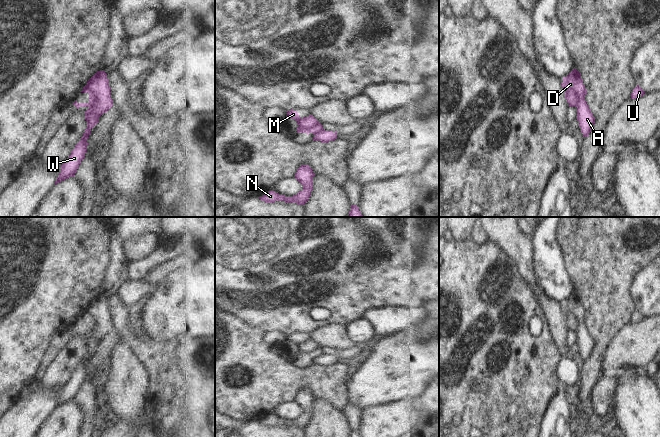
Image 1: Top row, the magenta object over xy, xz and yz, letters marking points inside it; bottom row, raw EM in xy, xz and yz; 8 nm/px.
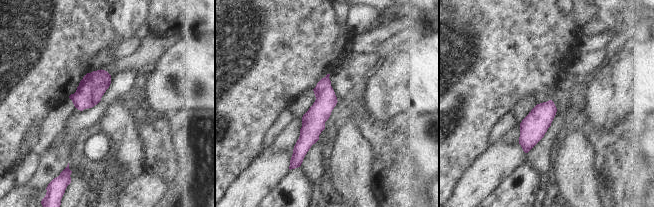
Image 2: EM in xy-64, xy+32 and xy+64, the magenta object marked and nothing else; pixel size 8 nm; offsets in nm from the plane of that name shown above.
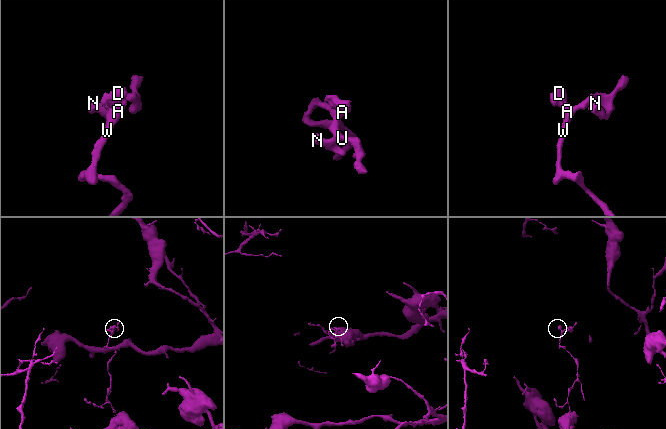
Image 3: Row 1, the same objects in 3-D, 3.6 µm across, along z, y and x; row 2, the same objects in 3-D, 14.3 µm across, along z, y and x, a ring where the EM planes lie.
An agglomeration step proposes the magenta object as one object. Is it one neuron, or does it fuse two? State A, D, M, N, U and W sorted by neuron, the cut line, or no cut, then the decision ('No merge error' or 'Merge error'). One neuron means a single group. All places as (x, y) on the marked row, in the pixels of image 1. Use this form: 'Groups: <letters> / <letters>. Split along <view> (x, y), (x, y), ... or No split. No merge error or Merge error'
Groups: A D M N U W. No split. No merge error.

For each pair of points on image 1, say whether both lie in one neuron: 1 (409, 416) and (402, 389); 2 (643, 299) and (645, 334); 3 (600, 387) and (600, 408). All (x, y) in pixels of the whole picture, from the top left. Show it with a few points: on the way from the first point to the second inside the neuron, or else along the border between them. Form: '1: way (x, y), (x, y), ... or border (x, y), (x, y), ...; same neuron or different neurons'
1: border (412, 398), (398, 399), (381, 404); different neurons
2: border (644, 317), (649, 318); different neurons
3: way (600, 392), (600, 403); same neuron

